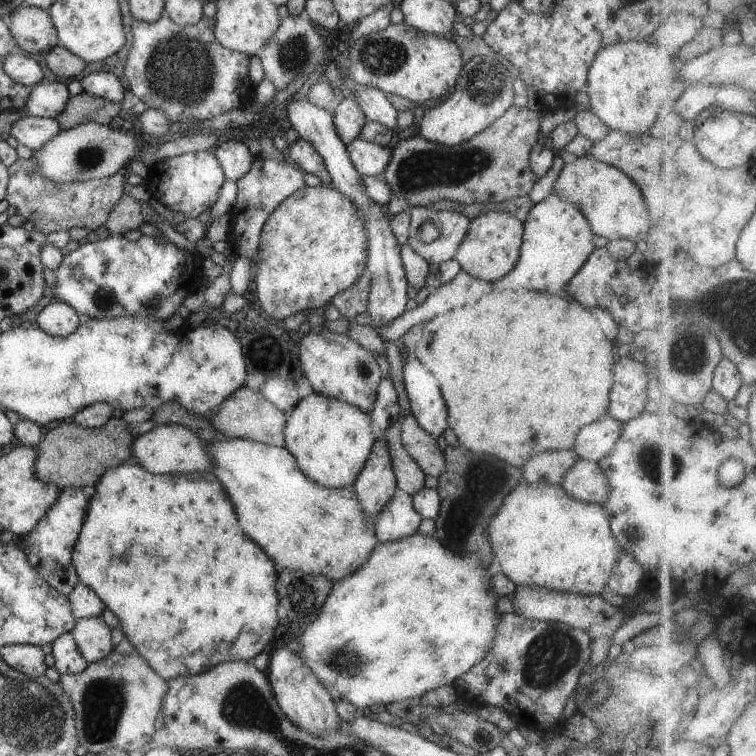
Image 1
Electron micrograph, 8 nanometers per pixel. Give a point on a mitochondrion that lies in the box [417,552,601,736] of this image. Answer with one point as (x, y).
(550, 654)

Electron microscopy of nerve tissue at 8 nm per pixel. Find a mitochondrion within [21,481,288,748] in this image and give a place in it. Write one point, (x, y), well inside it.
(103, 701)

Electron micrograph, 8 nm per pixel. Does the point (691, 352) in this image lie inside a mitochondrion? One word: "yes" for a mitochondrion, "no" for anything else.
yes

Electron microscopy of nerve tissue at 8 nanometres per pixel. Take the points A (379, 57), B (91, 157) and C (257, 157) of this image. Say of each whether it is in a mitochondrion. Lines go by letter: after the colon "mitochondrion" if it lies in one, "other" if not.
A: mitochondrion
B: mitochondrion
C: other

